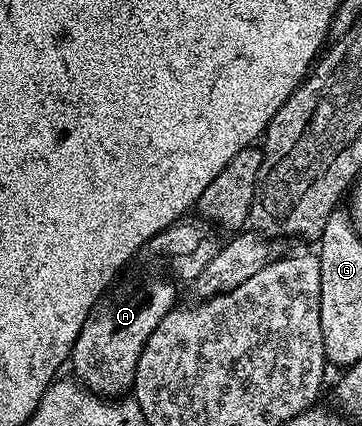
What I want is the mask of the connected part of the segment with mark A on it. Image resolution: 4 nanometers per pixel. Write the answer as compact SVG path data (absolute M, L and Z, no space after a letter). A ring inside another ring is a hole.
M147 277L144 281L131 281L128 285L116 284L89 311L89 319L85 319L85 327L81 327L69 358L78 384L88 393L119 399L132 392L137 363L149 335L157 331L157 323L161 323L161 319L165 319L170 309L177 305L176 282L163 277Z

